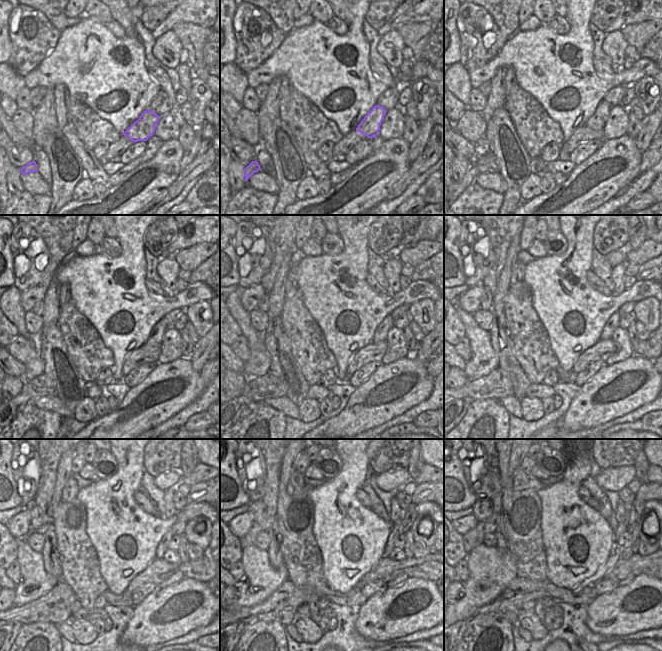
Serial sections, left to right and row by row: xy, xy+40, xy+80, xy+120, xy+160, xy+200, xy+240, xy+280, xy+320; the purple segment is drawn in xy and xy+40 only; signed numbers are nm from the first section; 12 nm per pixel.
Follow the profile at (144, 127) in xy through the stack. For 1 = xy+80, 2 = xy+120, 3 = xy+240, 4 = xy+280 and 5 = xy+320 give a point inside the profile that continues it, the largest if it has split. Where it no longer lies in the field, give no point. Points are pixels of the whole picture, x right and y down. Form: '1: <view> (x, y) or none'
1: xy+80 (597, 121)
2: xy+120 (156, 336)
3: xy+240 (163, 545)
4: xy+280 (395, 532)
5: xy+320 (622, 527)

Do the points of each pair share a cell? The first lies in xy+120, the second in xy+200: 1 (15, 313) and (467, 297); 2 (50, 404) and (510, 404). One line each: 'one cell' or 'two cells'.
1: two cells
2: one cell

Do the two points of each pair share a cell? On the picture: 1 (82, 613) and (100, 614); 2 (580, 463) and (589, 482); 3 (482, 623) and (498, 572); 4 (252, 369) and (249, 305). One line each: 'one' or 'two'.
1: one
2: two
3: two
4: two

